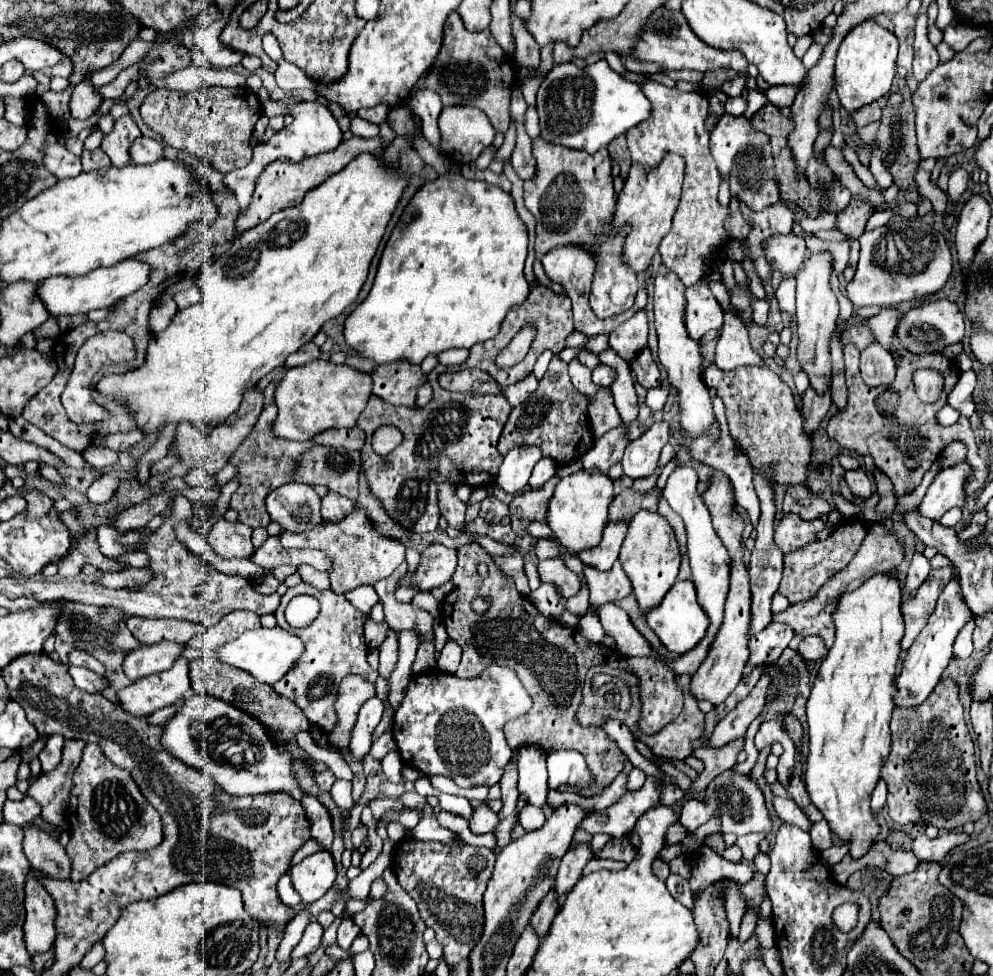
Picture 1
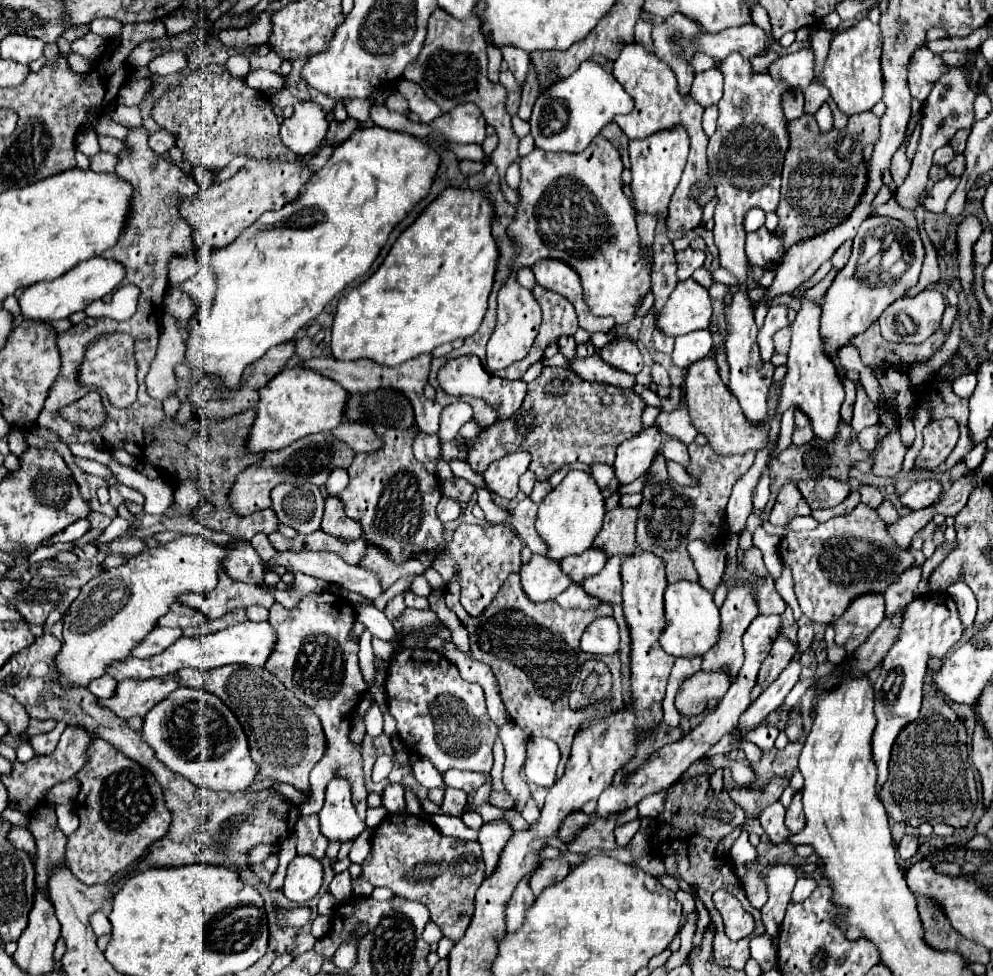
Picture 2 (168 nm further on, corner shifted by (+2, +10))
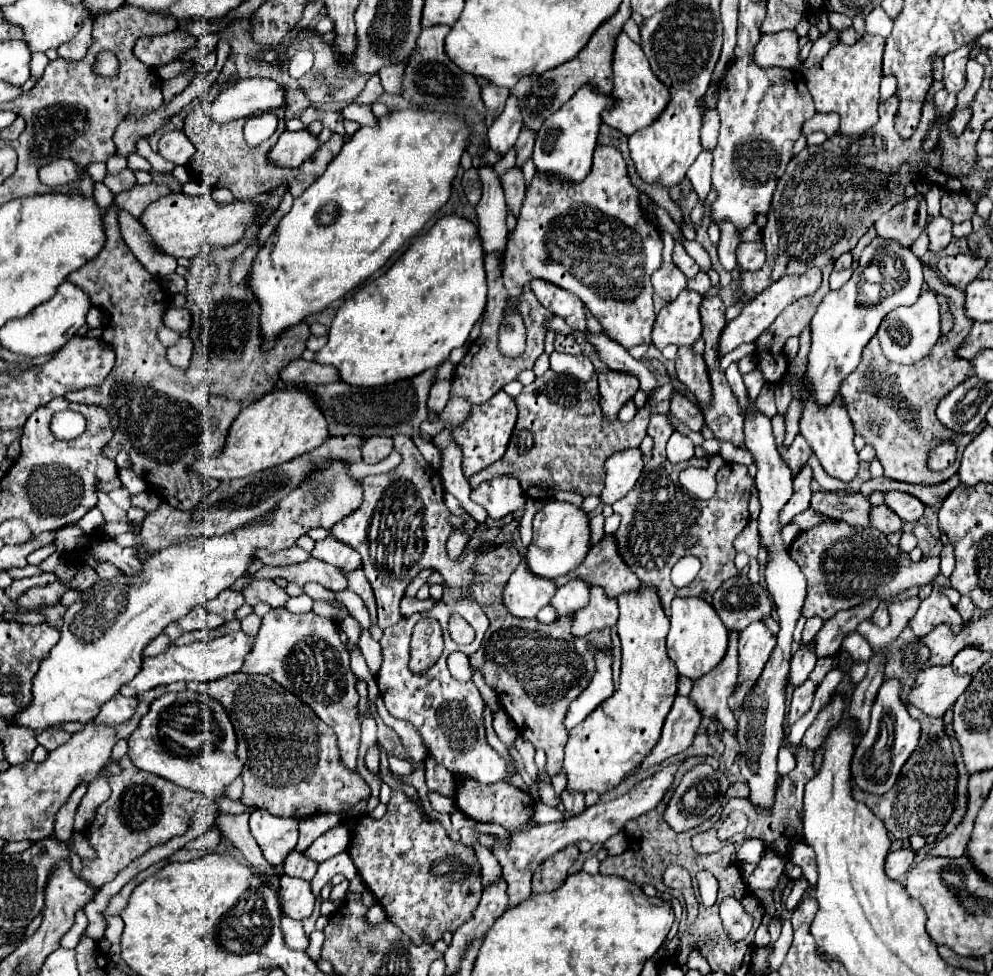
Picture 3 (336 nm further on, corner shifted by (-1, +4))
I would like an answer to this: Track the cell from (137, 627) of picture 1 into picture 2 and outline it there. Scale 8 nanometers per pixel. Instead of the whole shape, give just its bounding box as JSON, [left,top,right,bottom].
[158,604,206,628]

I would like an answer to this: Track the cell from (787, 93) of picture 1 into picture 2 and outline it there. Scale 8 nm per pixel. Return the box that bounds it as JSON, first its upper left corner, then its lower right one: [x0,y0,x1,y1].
[772,48,814,90]

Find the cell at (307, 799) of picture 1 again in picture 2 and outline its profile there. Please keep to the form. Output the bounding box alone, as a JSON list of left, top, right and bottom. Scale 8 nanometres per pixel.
[294,816,328,860]

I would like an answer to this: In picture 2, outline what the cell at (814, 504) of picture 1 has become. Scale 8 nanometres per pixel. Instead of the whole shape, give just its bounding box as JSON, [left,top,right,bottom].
[798,478,850,510]

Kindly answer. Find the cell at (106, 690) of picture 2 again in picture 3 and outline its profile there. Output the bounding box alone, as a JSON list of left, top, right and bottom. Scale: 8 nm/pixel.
[95,694,137,724]

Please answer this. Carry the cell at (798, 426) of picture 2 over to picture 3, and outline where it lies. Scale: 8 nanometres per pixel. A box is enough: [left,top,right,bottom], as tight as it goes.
[781,434,813,474]

